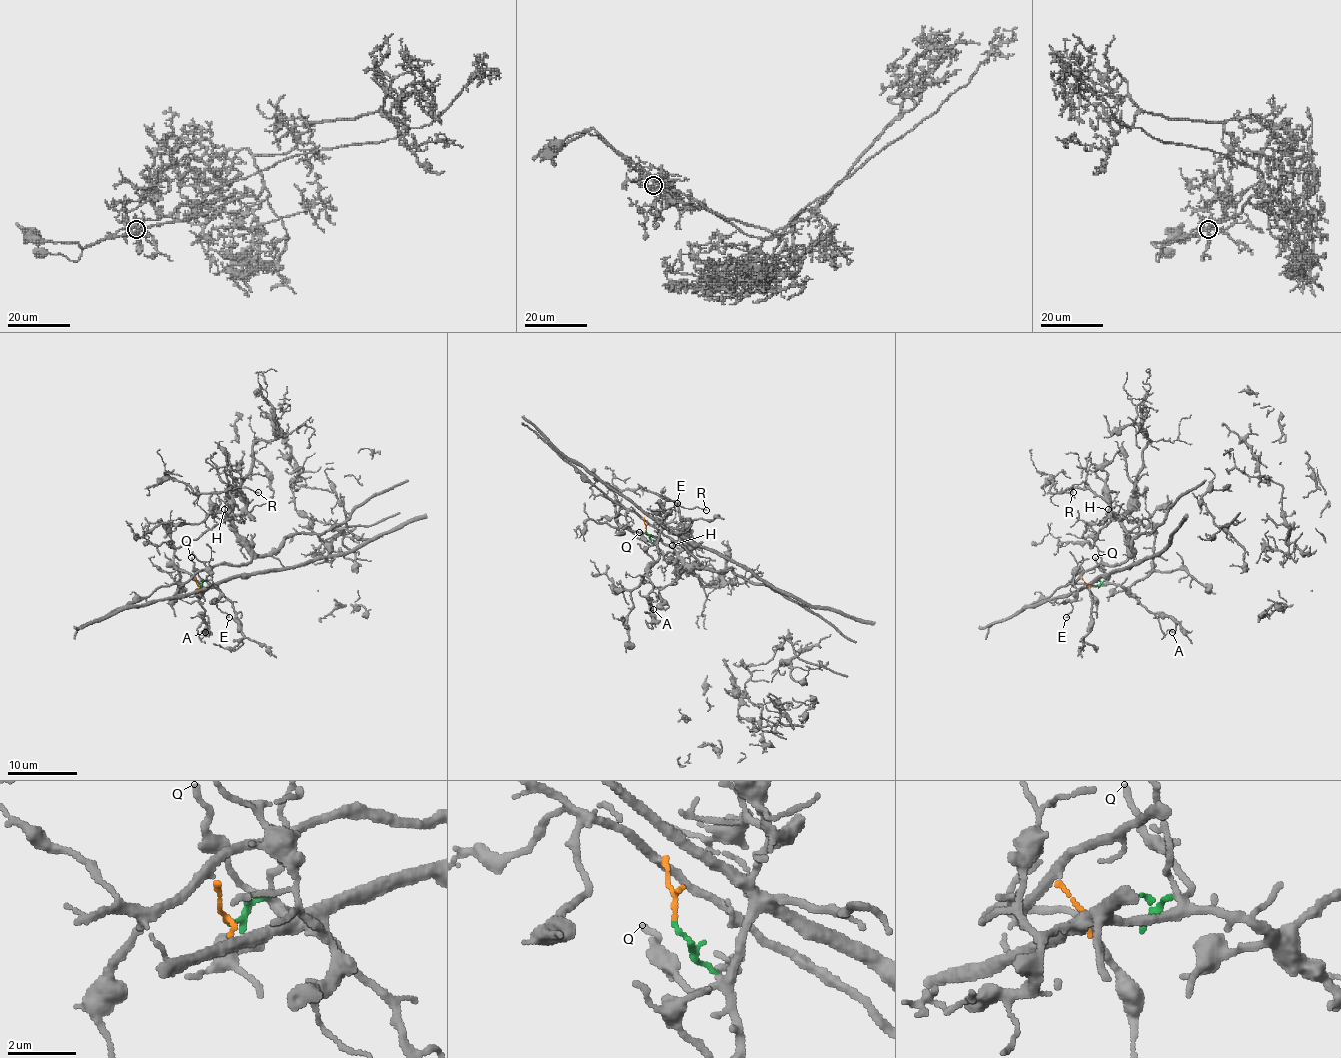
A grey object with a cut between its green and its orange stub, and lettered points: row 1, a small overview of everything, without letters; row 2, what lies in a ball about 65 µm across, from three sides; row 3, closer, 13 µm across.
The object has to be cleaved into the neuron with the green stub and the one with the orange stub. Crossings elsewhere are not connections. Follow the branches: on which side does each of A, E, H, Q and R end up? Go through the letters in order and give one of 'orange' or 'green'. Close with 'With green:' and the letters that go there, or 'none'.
A: green
E: green
H: orange
Q: green
R: orange
With green: A, E, Q

